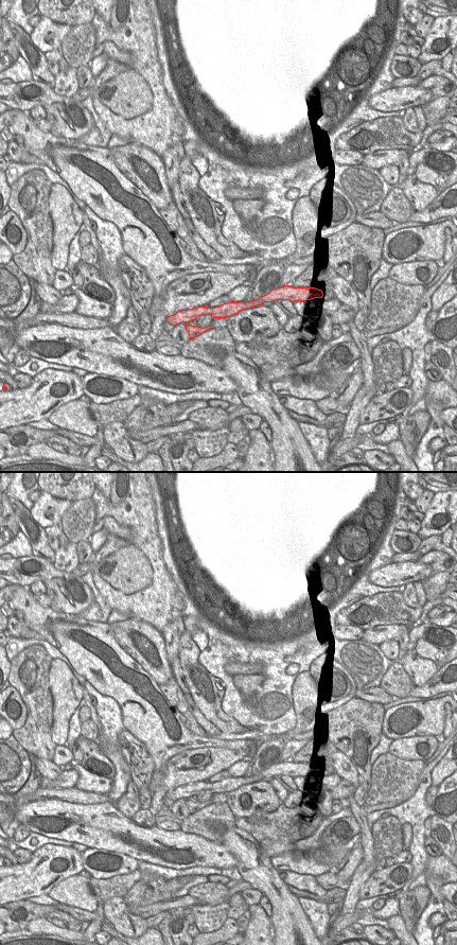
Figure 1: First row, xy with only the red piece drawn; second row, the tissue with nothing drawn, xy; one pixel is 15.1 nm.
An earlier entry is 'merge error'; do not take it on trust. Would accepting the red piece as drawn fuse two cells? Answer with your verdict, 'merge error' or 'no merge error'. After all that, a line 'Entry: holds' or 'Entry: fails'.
merge error
Entry: holds

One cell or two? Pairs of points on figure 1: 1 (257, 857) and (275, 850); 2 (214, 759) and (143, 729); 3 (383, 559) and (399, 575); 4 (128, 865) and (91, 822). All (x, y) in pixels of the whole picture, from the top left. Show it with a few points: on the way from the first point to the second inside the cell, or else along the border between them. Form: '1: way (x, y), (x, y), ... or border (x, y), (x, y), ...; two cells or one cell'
1: border (260, 845), (269, 858); two cells
2: border (216, 747), (186, 749), (169, 758); two cells
3: border (391, 562), (376, 567), (370, 573); two cells
4: border (93, 847), (120, 852), (137, 860); two cells

